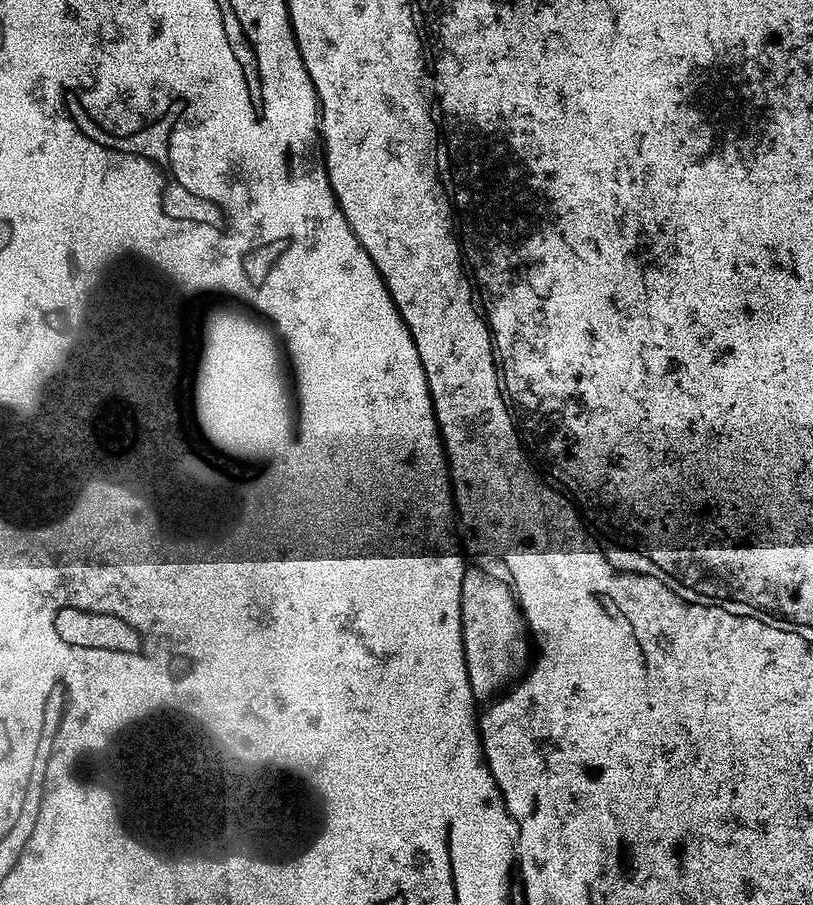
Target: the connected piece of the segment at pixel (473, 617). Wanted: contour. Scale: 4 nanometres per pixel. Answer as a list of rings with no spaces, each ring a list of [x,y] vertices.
[[[469,567],[462,578],[464,653],[472,694],[480,702],[491,701],[497,694],[503,693],[530,664],[528,626],[520,613],[515,591],[505,584],[487,576],[480,568]]]

